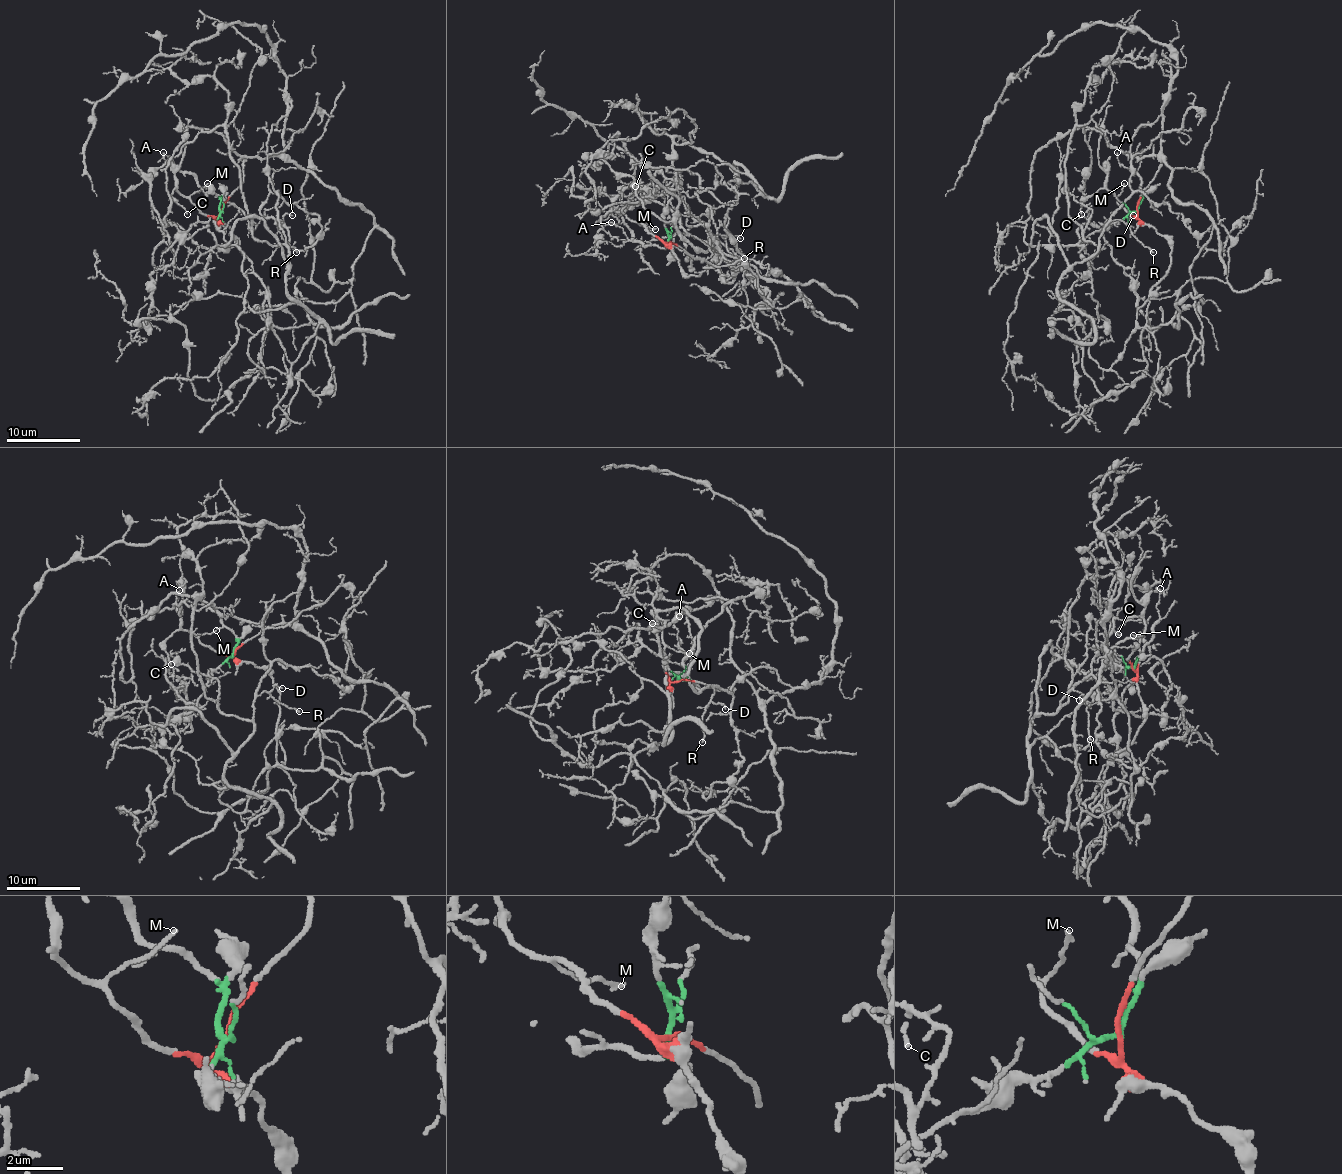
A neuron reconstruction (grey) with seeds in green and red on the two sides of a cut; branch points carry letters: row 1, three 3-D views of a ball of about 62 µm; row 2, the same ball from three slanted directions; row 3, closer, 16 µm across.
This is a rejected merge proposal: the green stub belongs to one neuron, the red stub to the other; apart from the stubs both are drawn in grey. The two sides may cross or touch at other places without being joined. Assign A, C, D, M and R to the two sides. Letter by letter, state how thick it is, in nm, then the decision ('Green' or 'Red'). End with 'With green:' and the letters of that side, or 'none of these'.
A: Thickness 120 nm. Green
C: Thickness 130 nm. Red
D: Thickness 100 nm. Green
M: Thickness 130 nm. Red
R: Thickness 160 nm. Green
With green: A, D, R

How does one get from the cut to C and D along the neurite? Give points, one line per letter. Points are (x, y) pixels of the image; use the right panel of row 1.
C: (1136, 210), (1136, 216), (1131, 216), (1105, 188), (1083, 203), (1081, 214)
D: (1136, 210), (1075, 244), (1031, 244), (1033, 225), (1046, 218), (1070, 264), (1083, 262), (1112, 220), (1133, 216)

